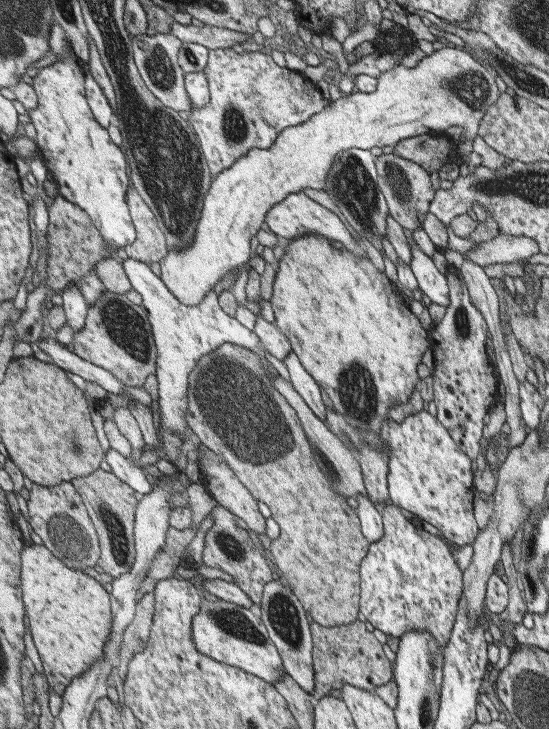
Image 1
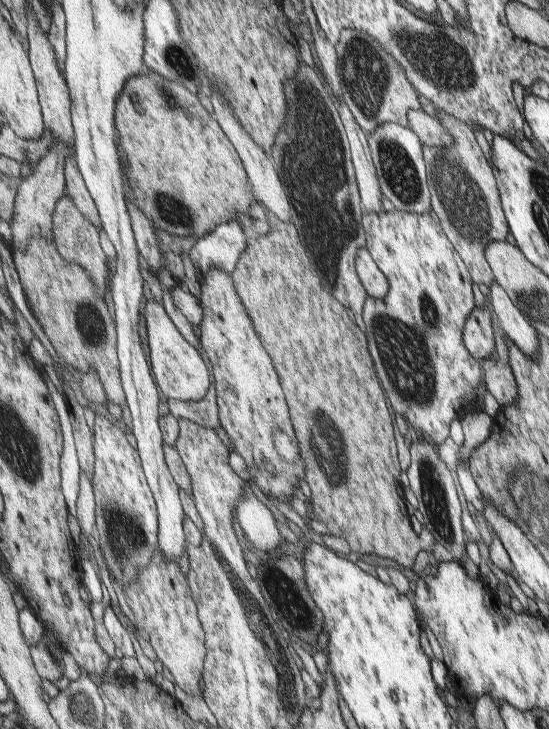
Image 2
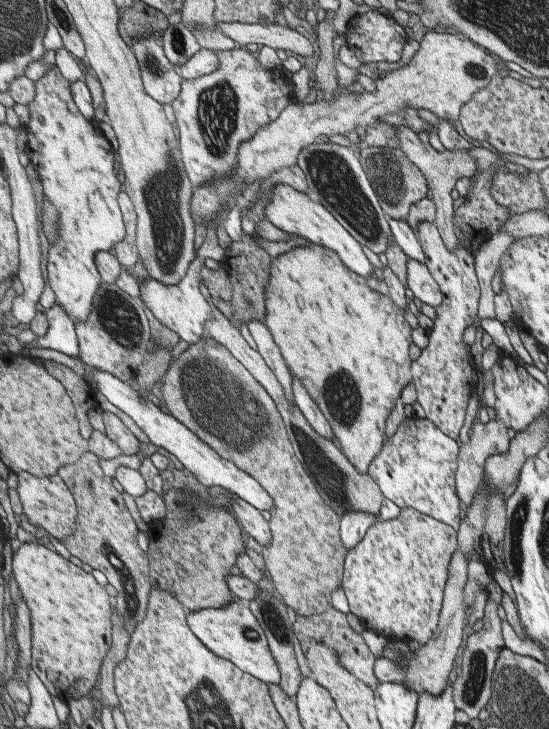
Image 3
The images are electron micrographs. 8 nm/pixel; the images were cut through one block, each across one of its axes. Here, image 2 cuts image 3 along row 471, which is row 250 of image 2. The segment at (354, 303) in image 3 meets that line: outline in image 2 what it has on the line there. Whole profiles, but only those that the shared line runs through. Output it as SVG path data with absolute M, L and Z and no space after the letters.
M360 247L356 251L354 259L354 270L363 286L365 293L375 299L383 299L386 296L389 284L386 282L386 276L379 271L373 256L364 248Z

